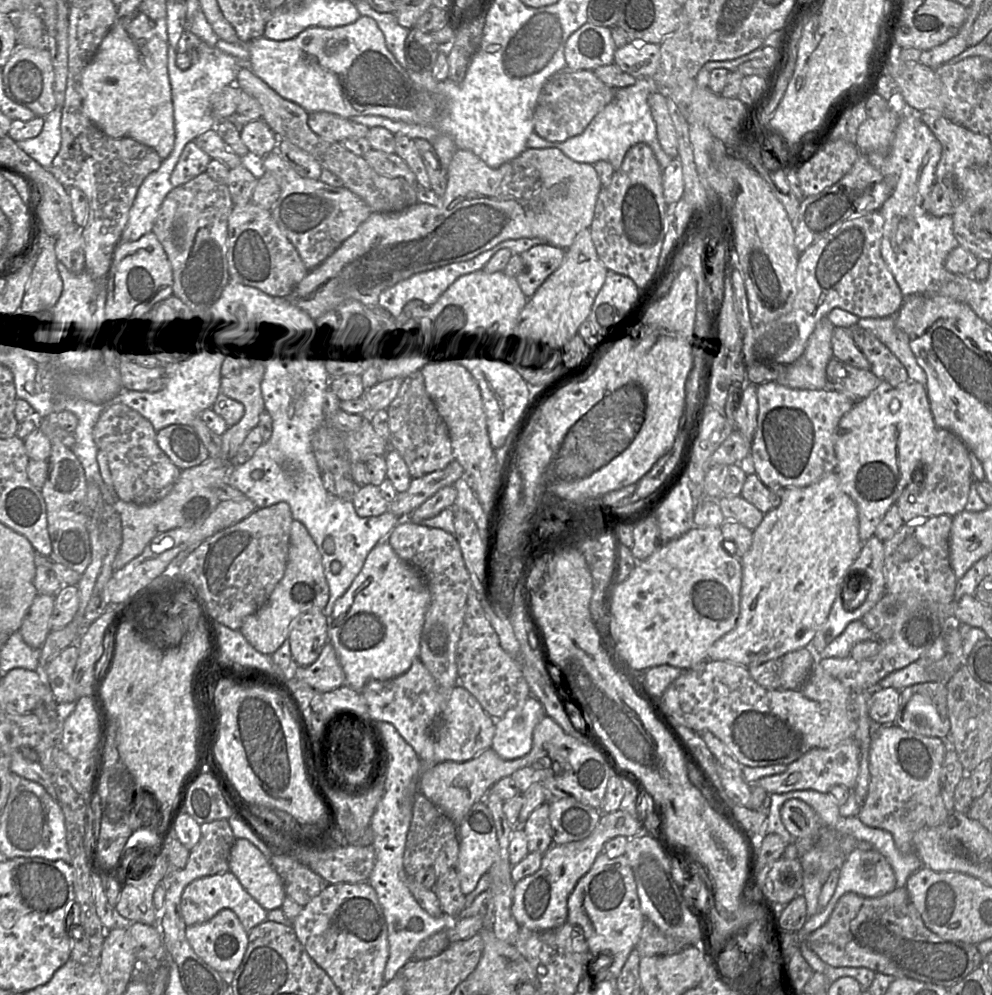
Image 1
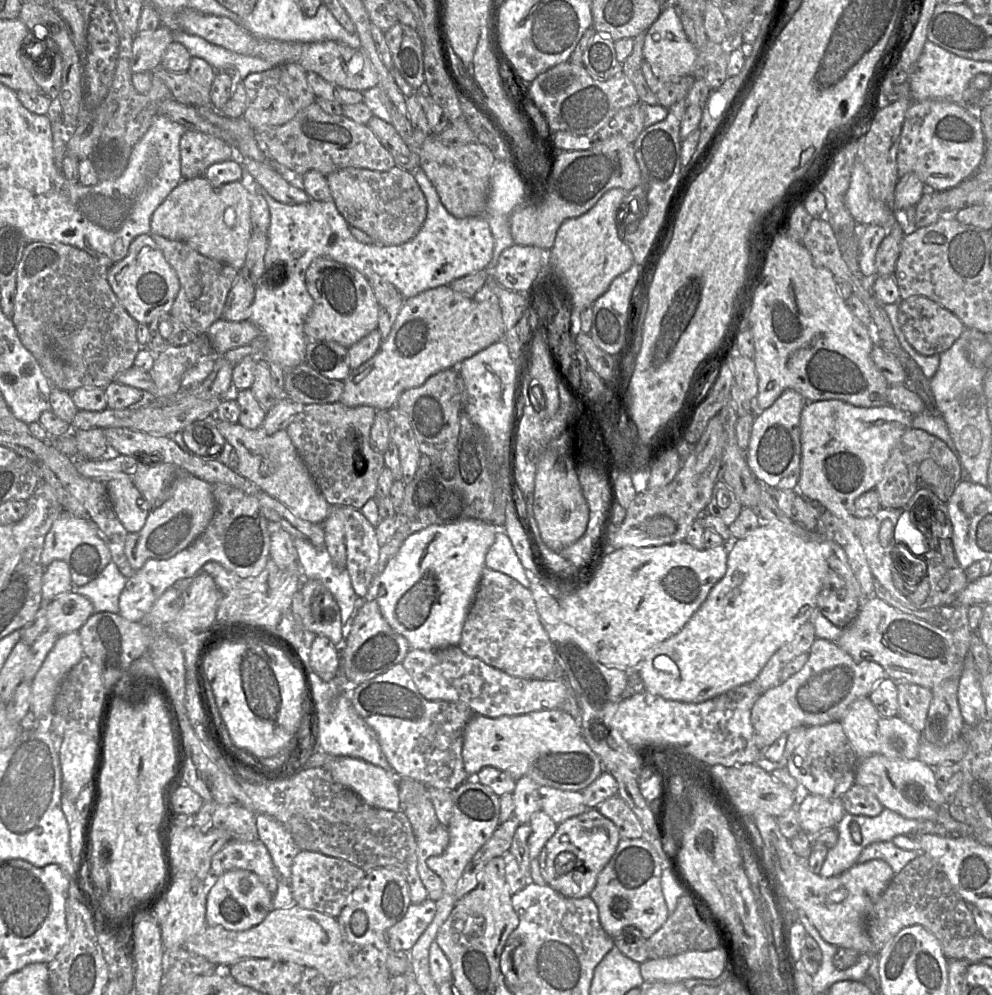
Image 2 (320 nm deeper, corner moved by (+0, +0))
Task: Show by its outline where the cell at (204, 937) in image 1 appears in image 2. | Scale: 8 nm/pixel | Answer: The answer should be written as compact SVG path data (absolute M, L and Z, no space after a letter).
M243 869L227 871L217 878L208 893L206 924L232 931L249 930L272 911L273 896L255 873Z

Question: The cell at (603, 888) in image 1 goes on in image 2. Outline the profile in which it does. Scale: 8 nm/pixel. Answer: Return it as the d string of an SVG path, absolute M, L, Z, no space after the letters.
M621 838L618 846L616 848L615 853L609 860L609 862L606 864L606 866L603 868L603 870L599 873L596 881L596 885L594 889L592 890L591 894L589 895L590 898L595 902L598 908L598 913L599 913L599 921L604 929L604 931L613 939L618 938L621 935L622 930L625 927L635 927L638 929L641 934L642 938L648 939L650 938L658 929L660 929L663 924L666 922L669 912L668 908L663 896L662 892L662 887L661 887L661 876L663 872L663 864L662 864L662 859L659 857L658 853L656 850L651 846L651 844L646 841L645 839L641 838L636 838L636 839L629 839L629 838Z

